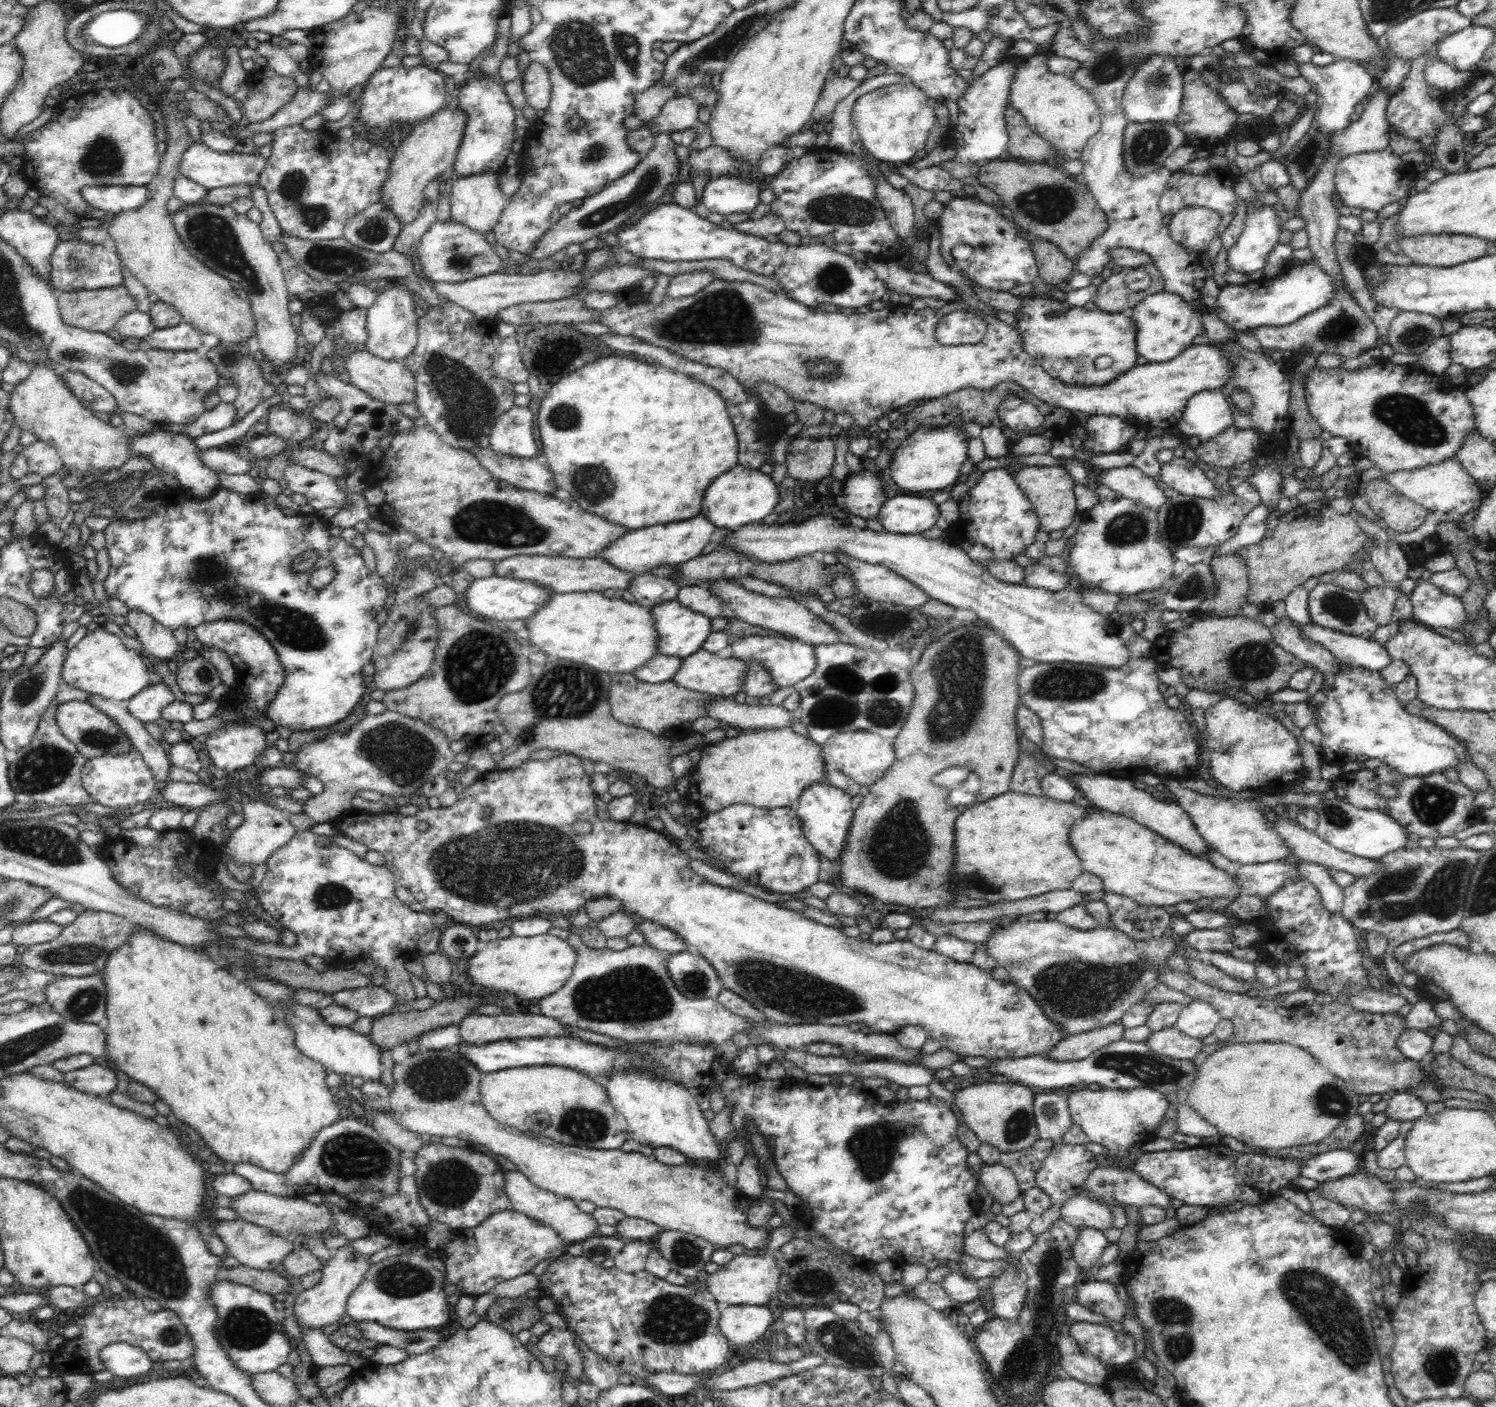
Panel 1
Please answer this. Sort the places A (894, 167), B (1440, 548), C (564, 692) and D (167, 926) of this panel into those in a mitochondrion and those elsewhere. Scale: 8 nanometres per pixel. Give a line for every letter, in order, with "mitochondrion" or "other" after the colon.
A: other
B: other
C: mitochondrion
D: other

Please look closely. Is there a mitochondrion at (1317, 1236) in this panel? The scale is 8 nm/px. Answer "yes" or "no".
no

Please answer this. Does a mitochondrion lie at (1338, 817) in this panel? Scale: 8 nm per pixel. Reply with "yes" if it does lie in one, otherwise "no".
yes

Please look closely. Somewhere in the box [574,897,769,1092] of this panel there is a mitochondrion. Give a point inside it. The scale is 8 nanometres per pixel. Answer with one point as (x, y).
(695, 982)

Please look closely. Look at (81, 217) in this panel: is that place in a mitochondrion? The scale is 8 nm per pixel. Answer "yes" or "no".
no

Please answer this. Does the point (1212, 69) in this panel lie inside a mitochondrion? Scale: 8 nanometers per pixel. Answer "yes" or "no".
yes

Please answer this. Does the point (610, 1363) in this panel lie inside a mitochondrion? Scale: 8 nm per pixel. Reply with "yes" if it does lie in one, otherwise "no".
no

